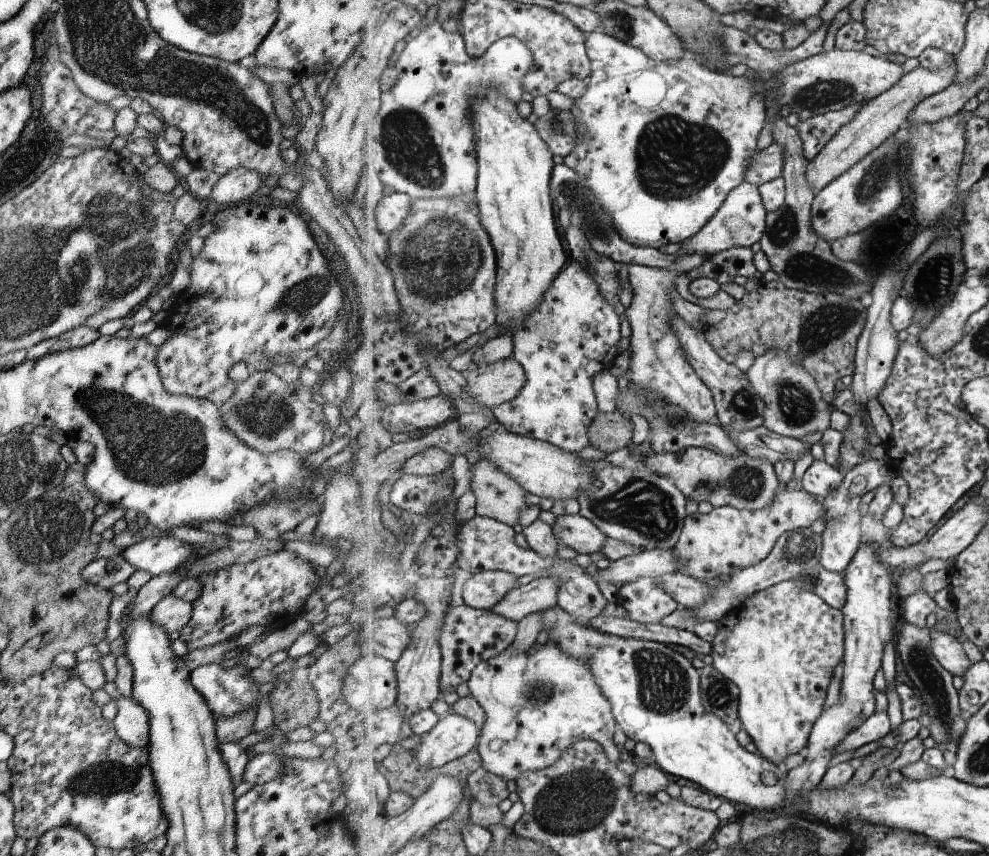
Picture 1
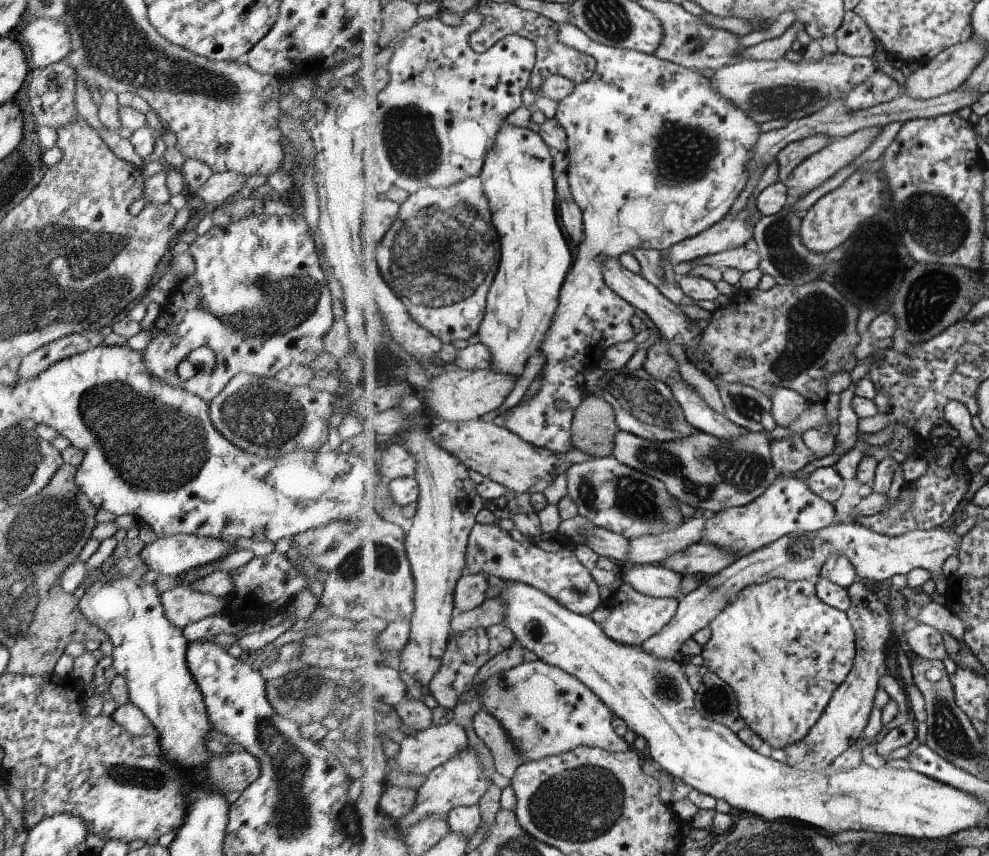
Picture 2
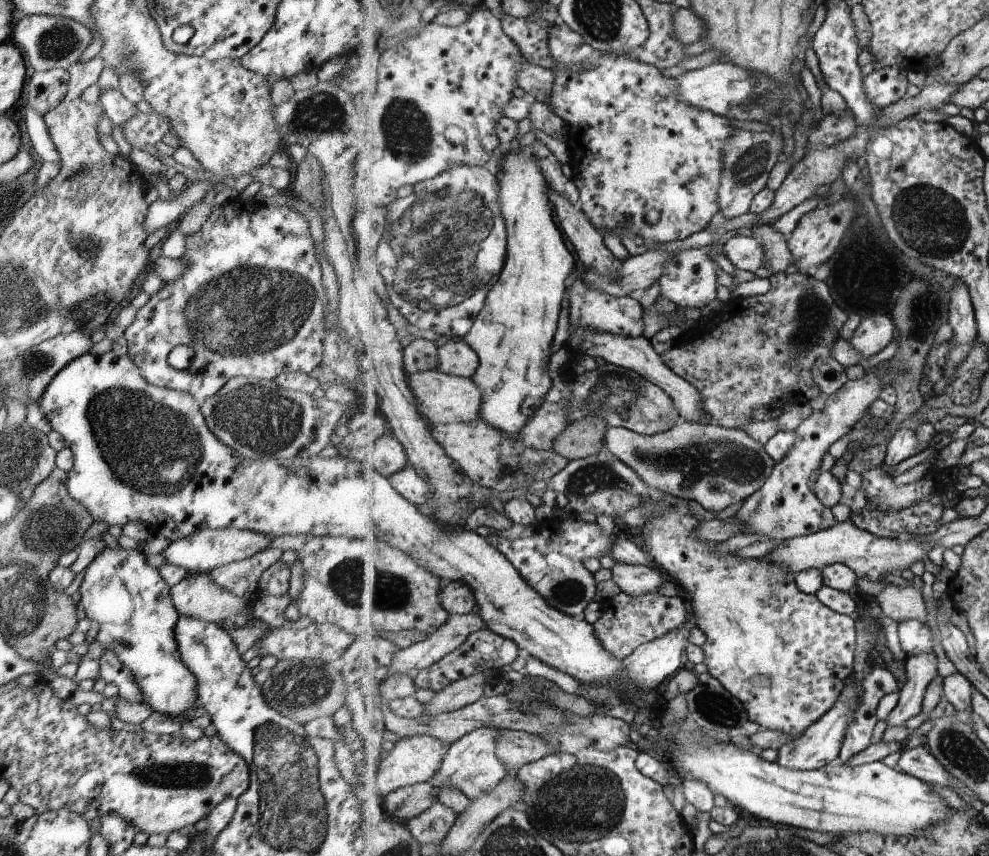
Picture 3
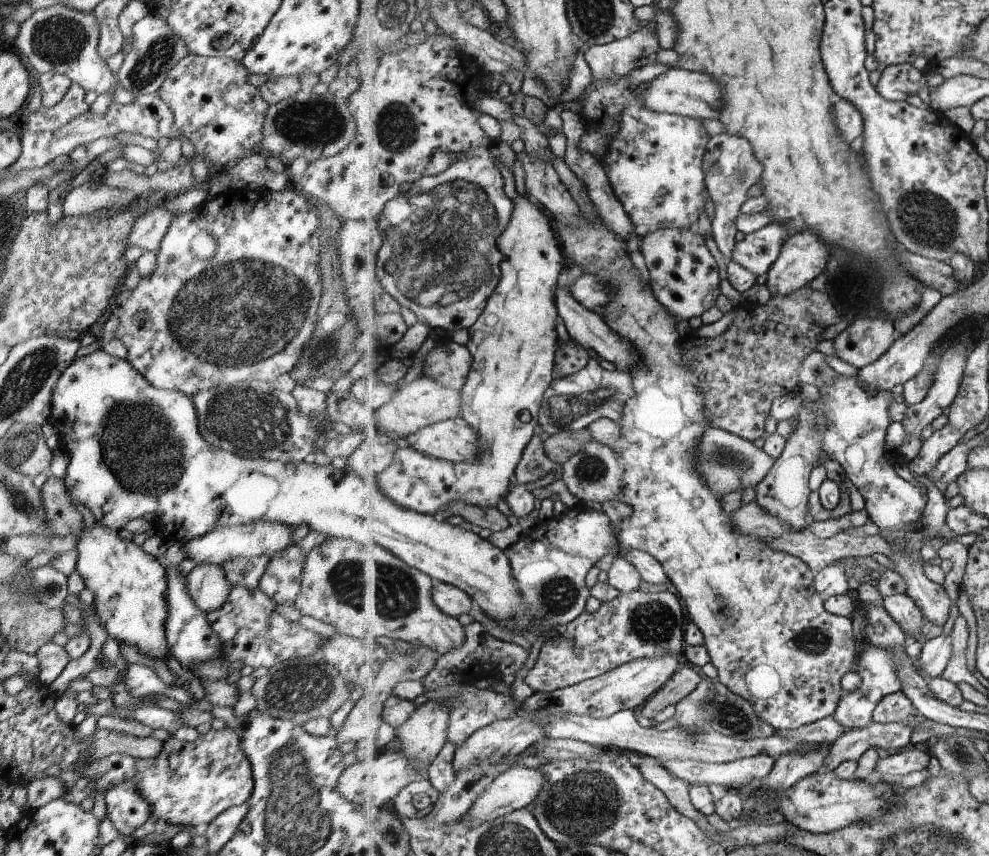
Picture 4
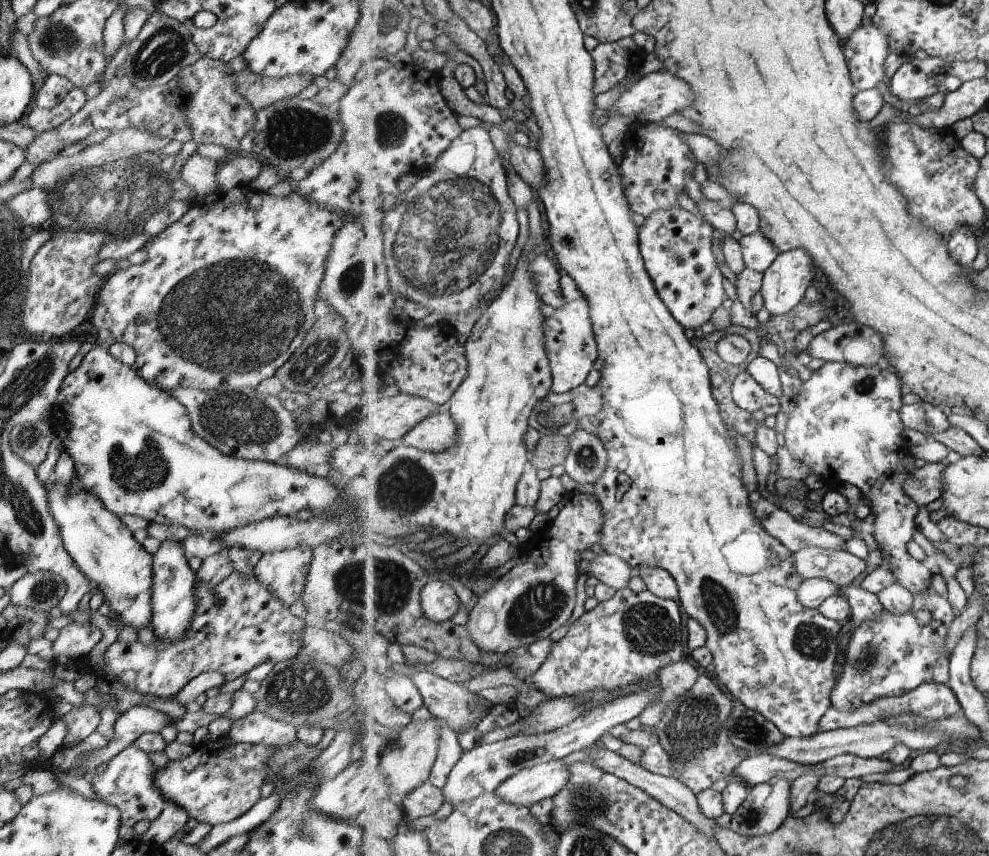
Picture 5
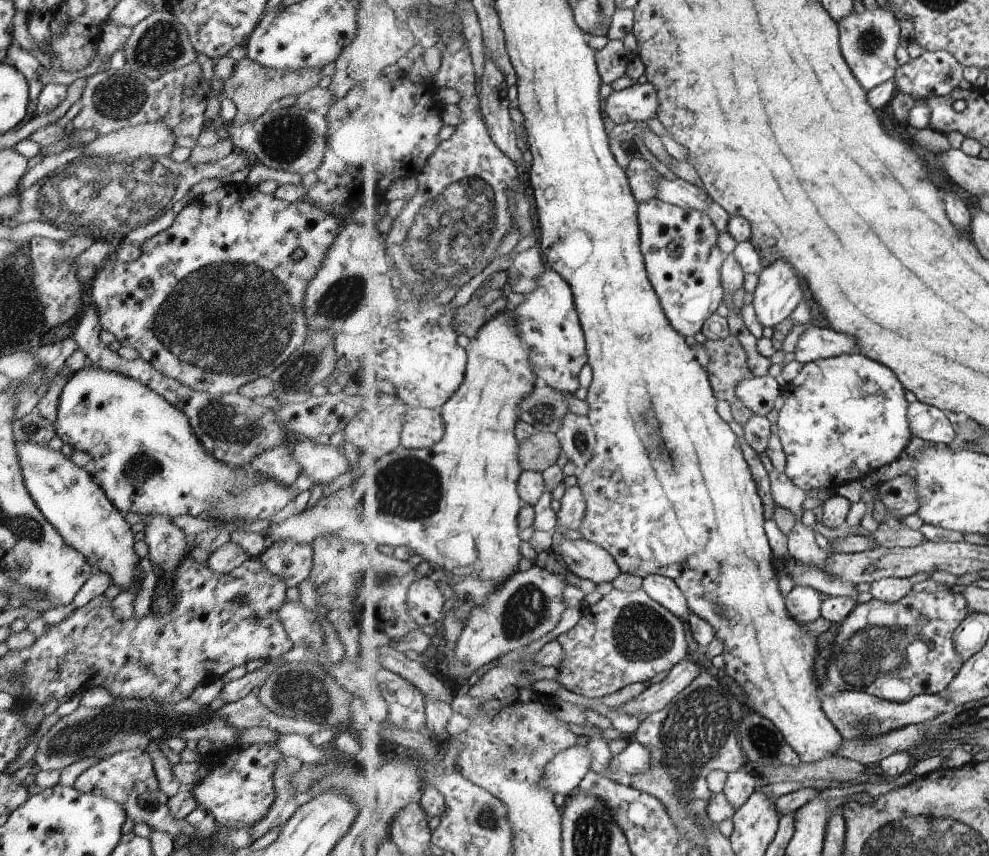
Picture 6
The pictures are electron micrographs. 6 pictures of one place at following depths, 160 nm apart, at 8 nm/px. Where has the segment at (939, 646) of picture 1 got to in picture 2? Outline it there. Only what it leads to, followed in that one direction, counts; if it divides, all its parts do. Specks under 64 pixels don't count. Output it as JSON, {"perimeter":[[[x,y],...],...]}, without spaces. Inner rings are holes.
{"perimeter":[[[924,623],[918,624],[904,635],[906,643],[915,657],[942,661],[949,656],[943,634],[933,626]]]}

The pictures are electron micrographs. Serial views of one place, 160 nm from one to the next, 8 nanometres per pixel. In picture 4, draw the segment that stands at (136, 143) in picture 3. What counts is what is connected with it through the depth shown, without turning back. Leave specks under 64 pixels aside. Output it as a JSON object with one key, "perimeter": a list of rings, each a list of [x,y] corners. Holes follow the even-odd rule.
{"perimeter":[[[153,92],[153,94],[147,95],[138,95],[135,96],[131,103],[129,104],[117,104],[114,101],[109,104],[109,108],[104,112],[104,114],[94,114],[90,113],[89,110],[81,116],[77,116],[77,118],[73,118],[71,122],[67,122],[65,126],[61,126],[61,128],[57,128],[55,132],[26,132],[24,136],[20,138],[20,146],[21,152],[19,154],[19,158],[11,164],[5,171],[8,171],[11,174],[15,174],[20,171],[42,168],[49,164],[49,162],[53,162],[57,157],[67,158],[69,153],[71,153],[75,148],[80,145],[85,145],[86,143],[93,142],[94,140],[99,139],[100,137],[114,137],[115,134],[125,134],[128,132],[129,134],[139,135],[142,137],[151,137],[158,140],[161,137],[167,137],[169,139],[178,139],[180,138],[179,132],[174,128],[173,122],[173,112],[169,110],[169,106],[159,98],[159,92]]]}

